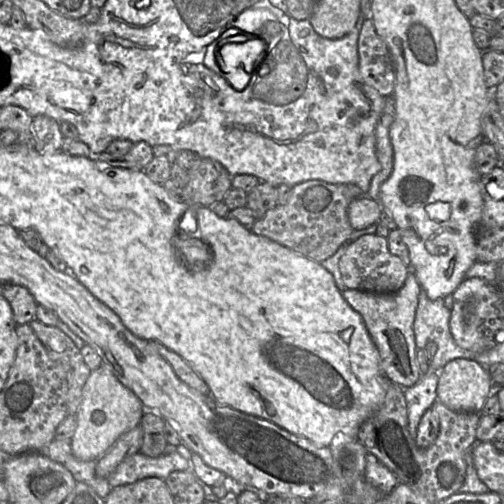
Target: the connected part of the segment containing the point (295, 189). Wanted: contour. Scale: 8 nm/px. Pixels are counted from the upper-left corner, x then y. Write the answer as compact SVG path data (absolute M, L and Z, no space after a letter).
M323 180L301 182L292 187L286 204L277 205L256 219L251 231L321 263L341 245L352 242L349 238L354 229L349 222L347 210L355 198L344 184L331 184Z

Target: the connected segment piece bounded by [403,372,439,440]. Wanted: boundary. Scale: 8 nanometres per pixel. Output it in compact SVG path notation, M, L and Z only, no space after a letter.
M427 372L415 385L404 387L408 430L414 440L421 417L437 400L438 378L438 372Z

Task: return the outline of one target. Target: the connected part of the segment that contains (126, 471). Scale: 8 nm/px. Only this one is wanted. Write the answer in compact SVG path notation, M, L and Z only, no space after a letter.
M176 449L158 457L148 457L139 452L124 458L108 476L111 488L135 483L148 477L165 479L171 472L188 470L189 462Z

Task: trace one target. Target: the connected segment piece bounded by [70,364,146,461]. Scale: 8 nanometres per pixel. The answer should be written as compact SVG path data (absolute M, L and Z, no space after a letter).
M102 364L91 371L82 389L81 402L75 413L77 425L70 439L73 455L82 461L97 461L120 435L139 425L145 411L140 399L117 379L112 368Z

